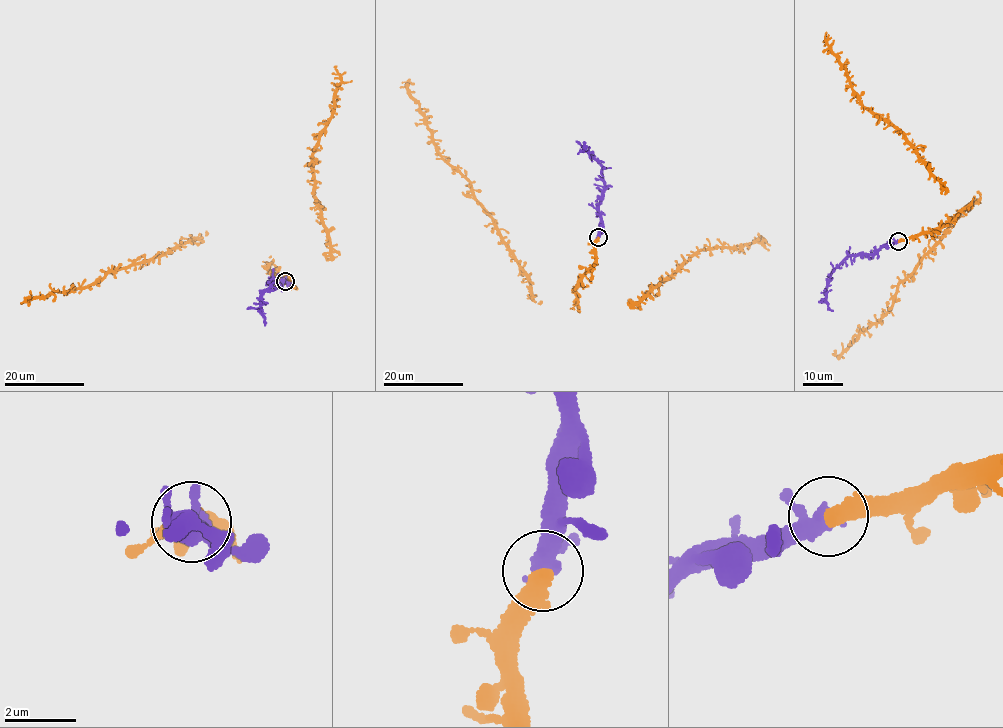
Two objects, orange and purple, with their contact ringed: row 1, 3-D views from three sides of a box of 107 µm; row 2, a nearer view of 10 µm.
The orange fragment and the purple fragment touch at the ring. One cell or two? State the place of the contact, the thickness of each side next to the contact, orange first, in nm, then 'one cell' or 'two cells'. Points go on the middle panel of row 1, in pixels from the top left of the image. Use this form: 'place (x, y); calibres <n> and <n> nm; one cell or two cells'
place (598, 237); calibres 480 and 360 nm; one cell

